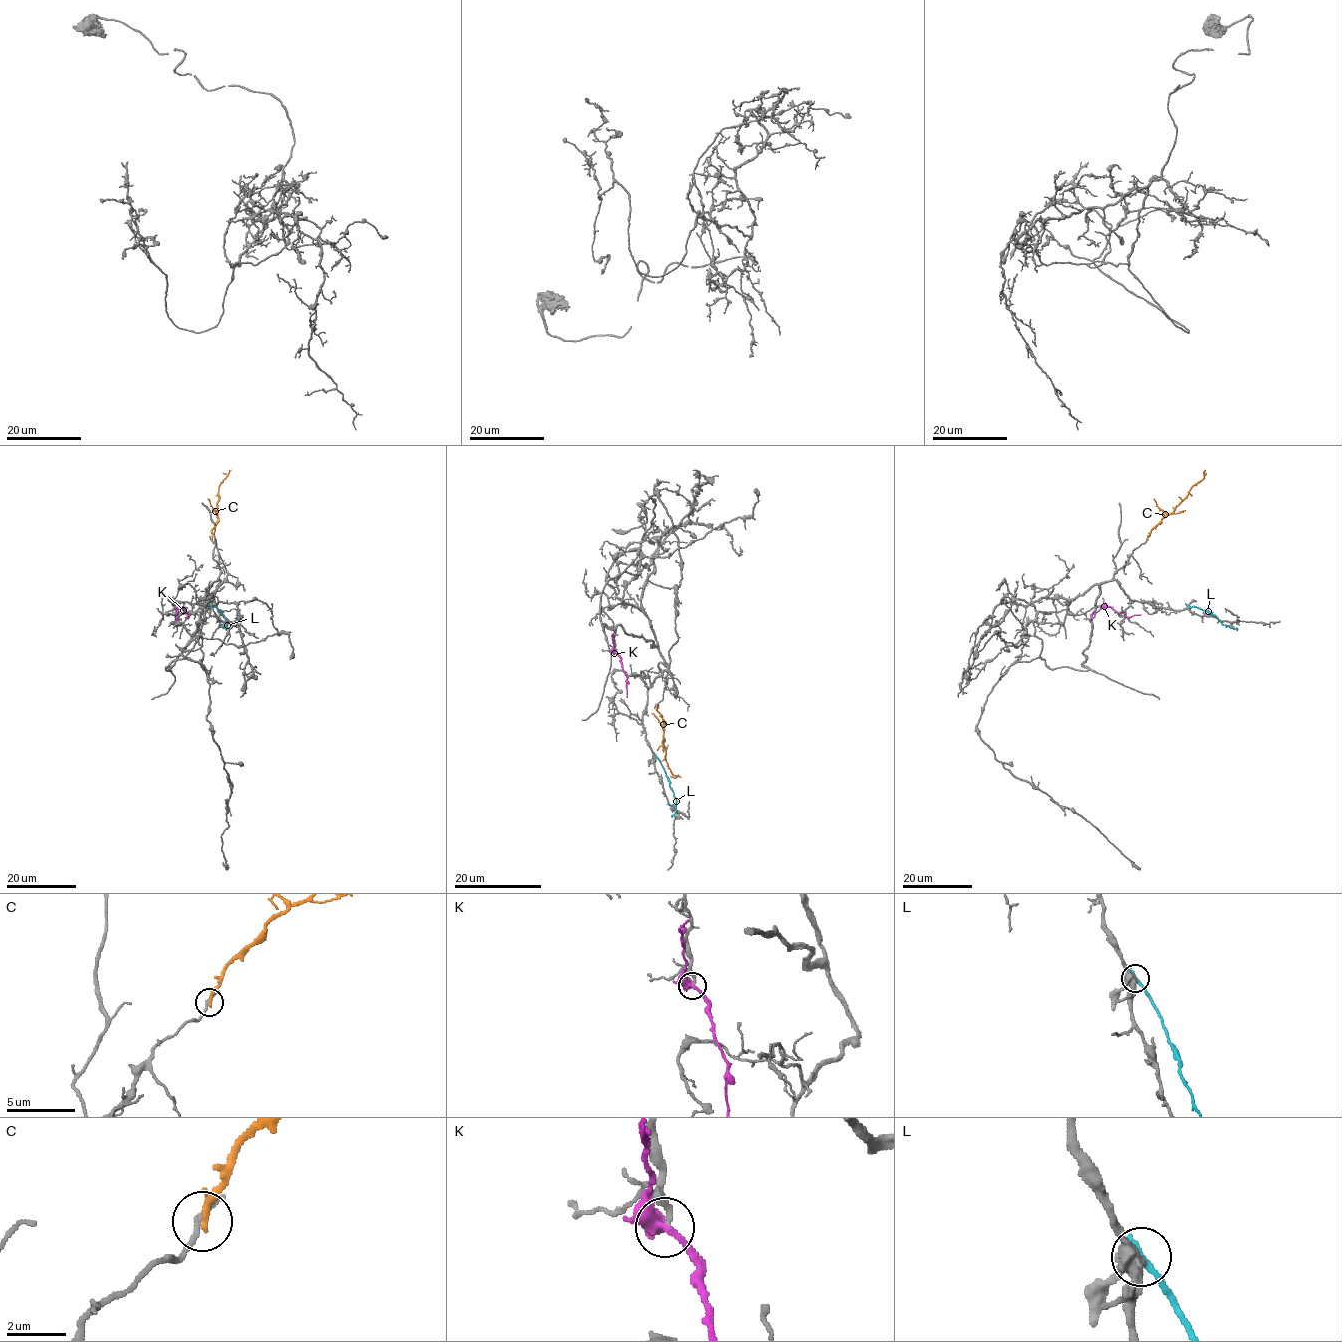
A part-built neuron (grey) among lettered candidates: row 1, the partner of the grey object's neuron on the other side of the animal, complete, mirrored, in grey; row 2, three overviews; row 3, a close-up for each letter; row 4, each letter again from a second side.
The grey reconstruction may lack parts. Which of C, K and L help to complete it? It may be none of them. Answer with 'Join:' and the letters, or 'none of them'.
Join: none of them

